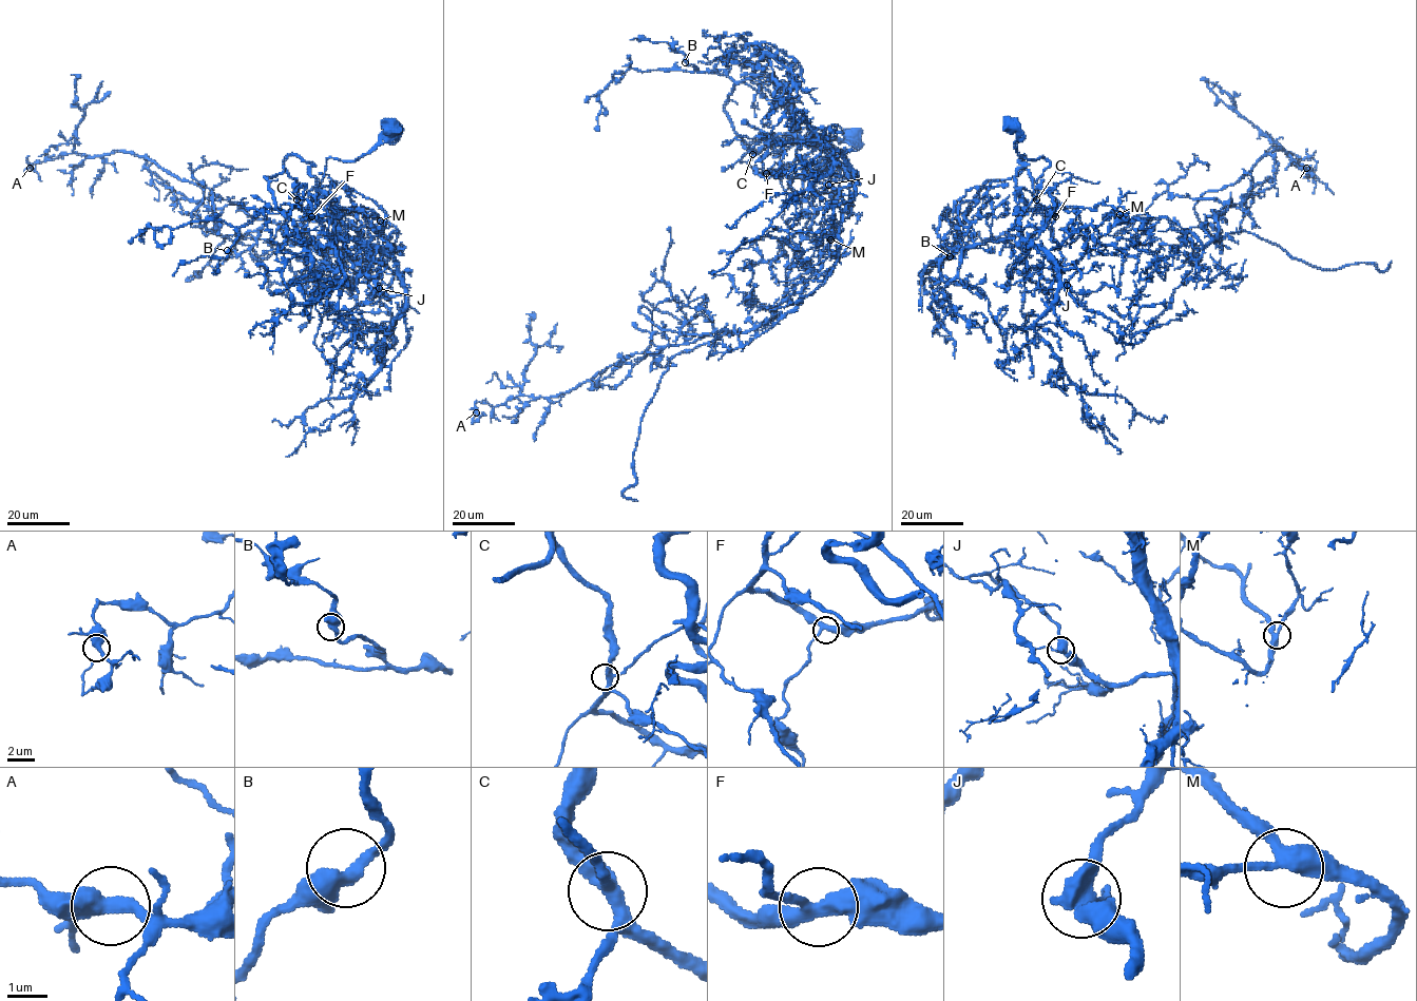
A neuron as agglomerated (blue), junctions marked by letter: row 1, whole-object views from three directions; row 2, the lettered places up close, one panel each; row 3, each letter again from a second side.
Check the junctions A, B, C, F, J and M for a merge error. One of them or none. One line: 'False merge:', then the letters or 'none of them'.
False merge: J

